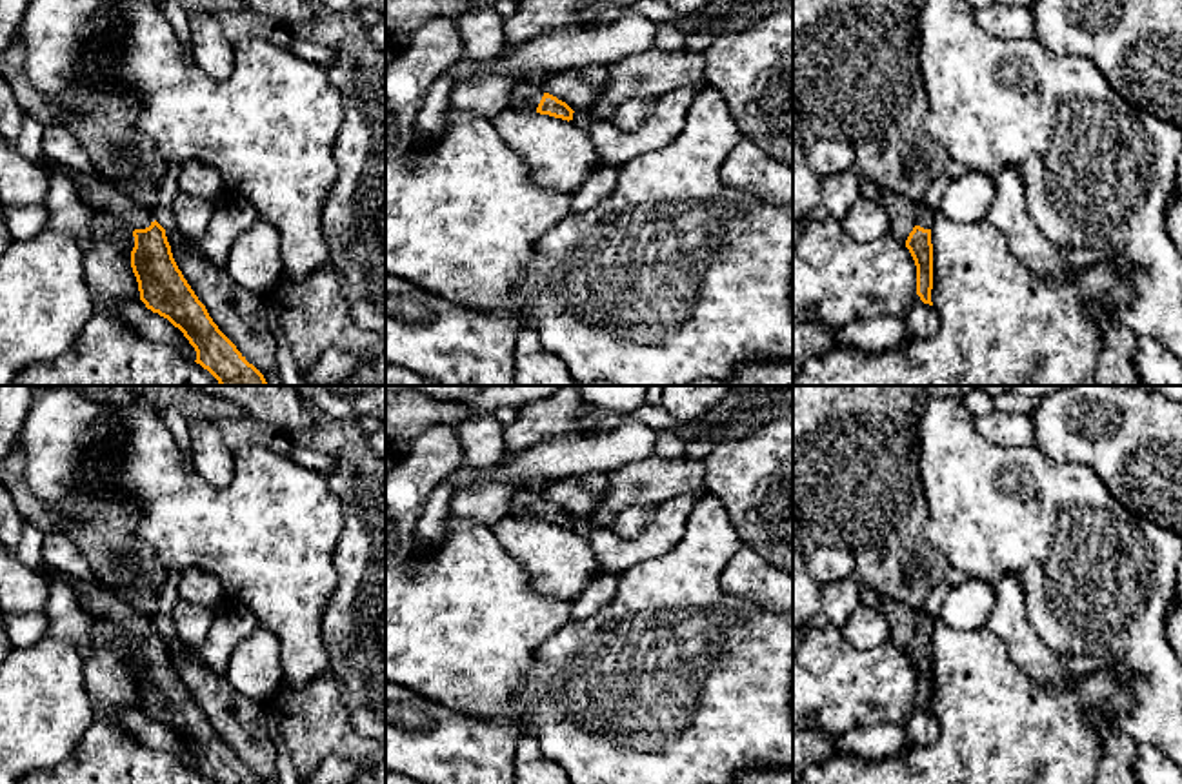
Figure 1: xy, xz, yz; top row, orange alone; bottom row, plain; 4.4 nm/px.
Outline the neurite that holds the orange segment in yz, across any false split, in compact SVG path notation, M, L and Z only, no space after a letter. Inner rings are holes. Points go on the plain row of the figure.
M917 611L915 635L906 648L915 673L917 673L917 702L924 711L933 713L933 651L931 651L931 629L935 620L924 611Z

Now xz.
M520 491L509 504L511 517L527 517L540 522L549 522L562 528L573 528L573 517L558 508L556 504L546 500L540 491Z

